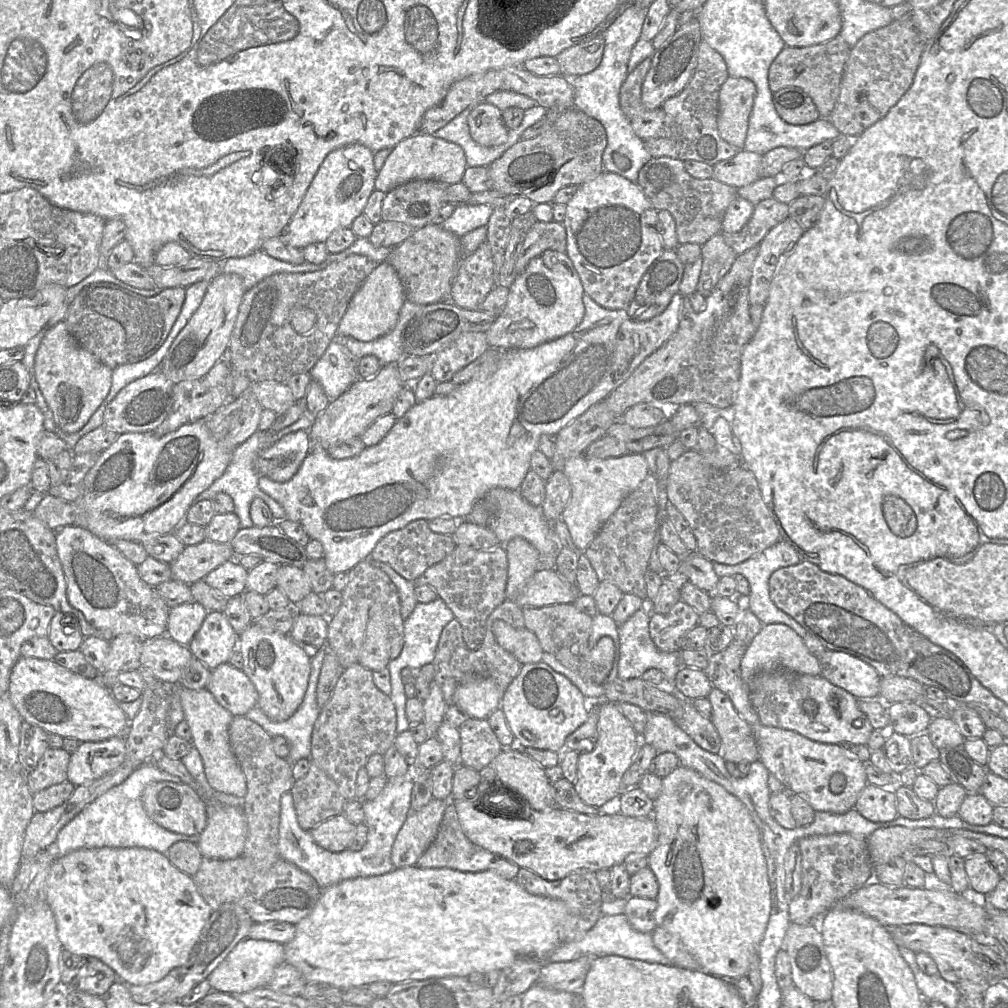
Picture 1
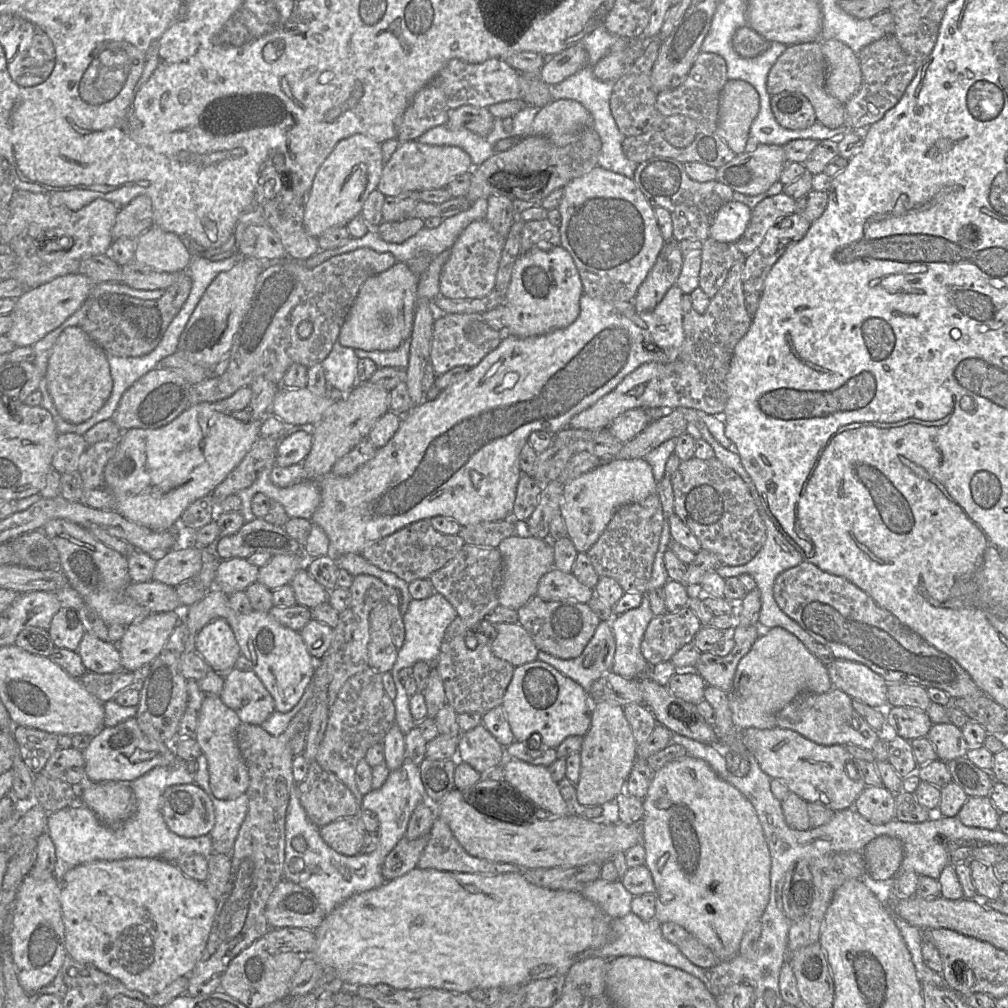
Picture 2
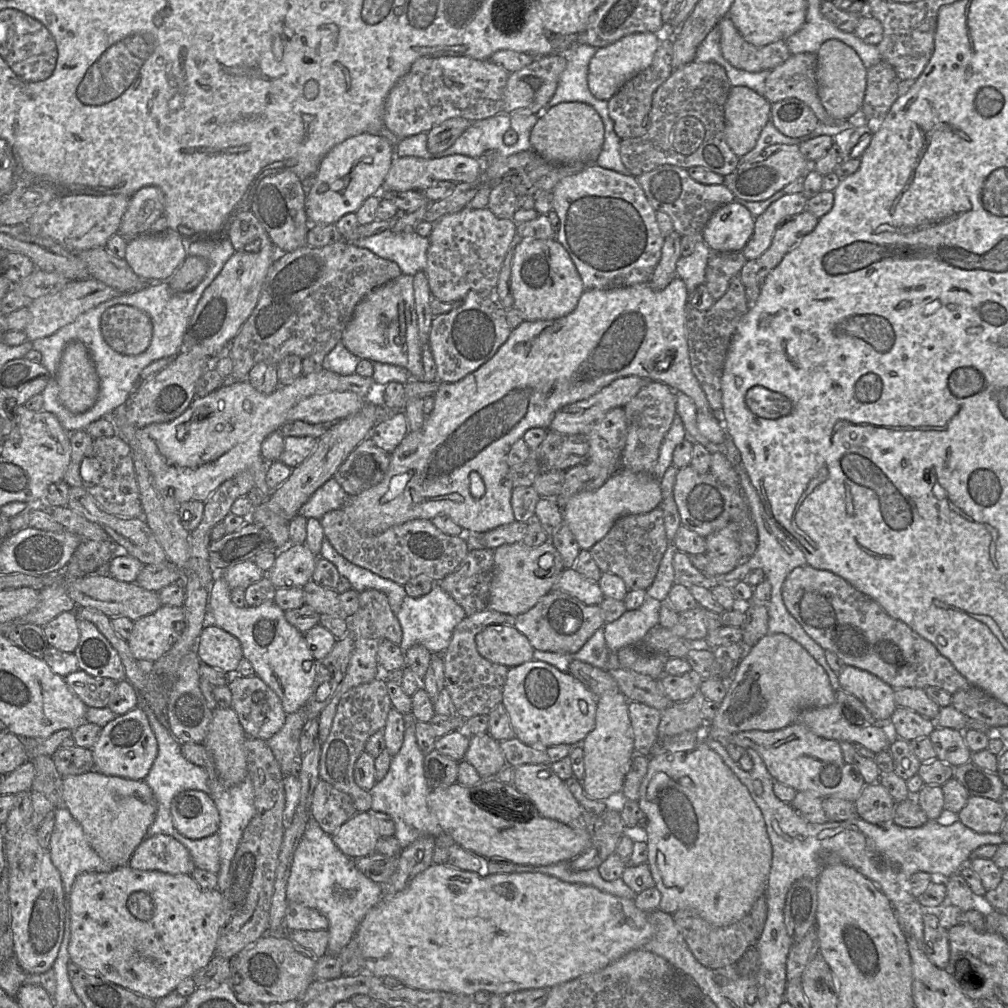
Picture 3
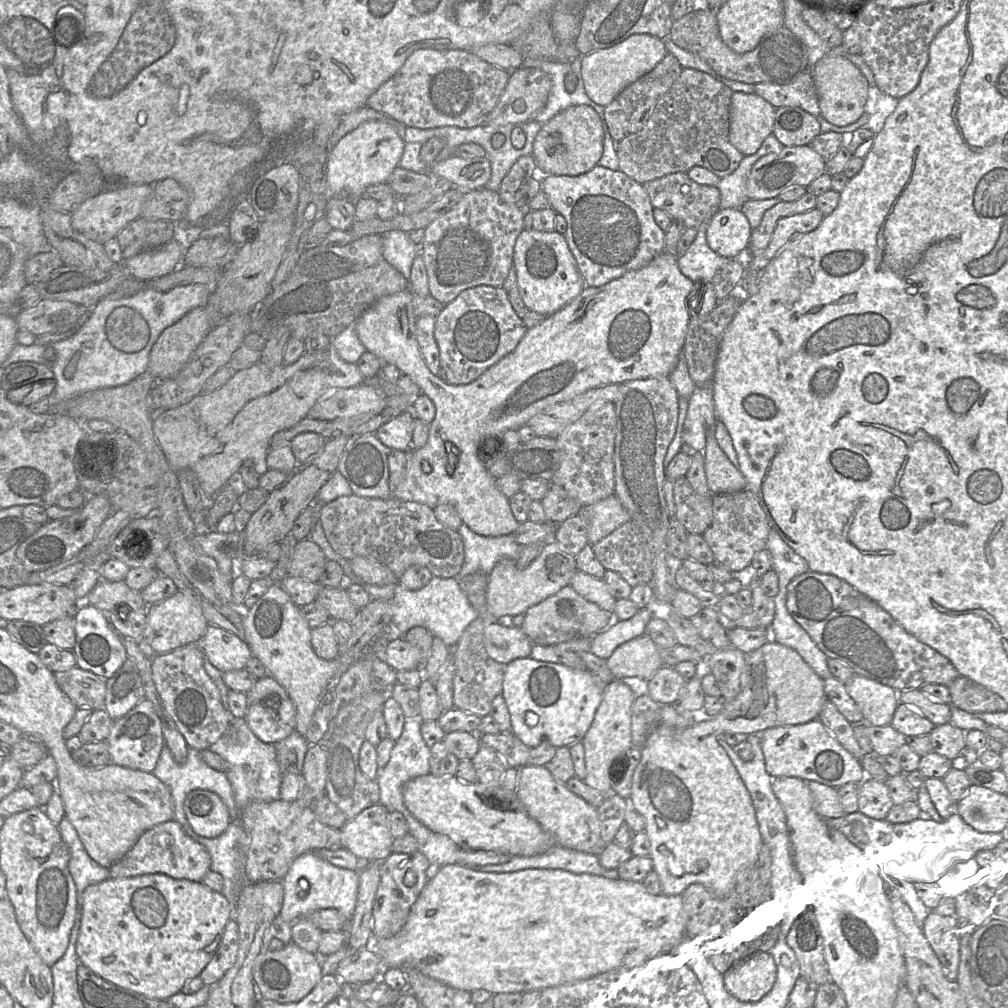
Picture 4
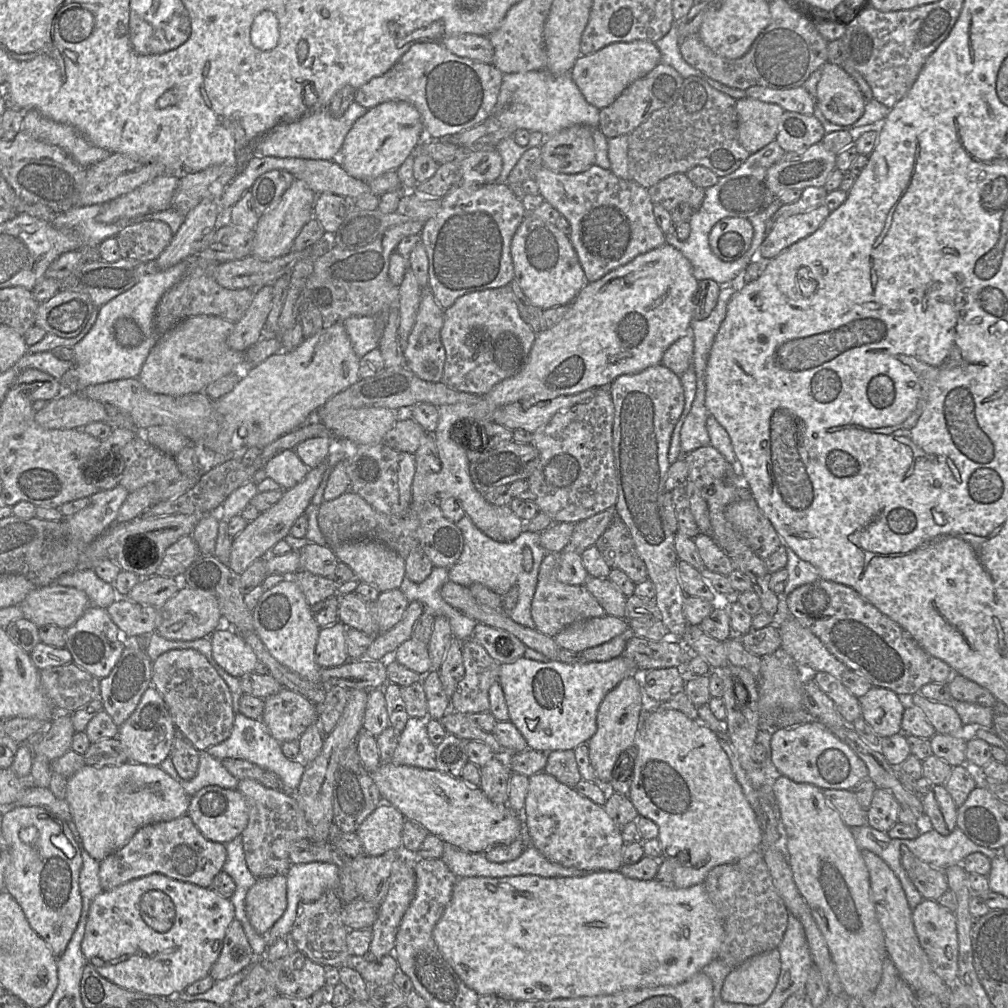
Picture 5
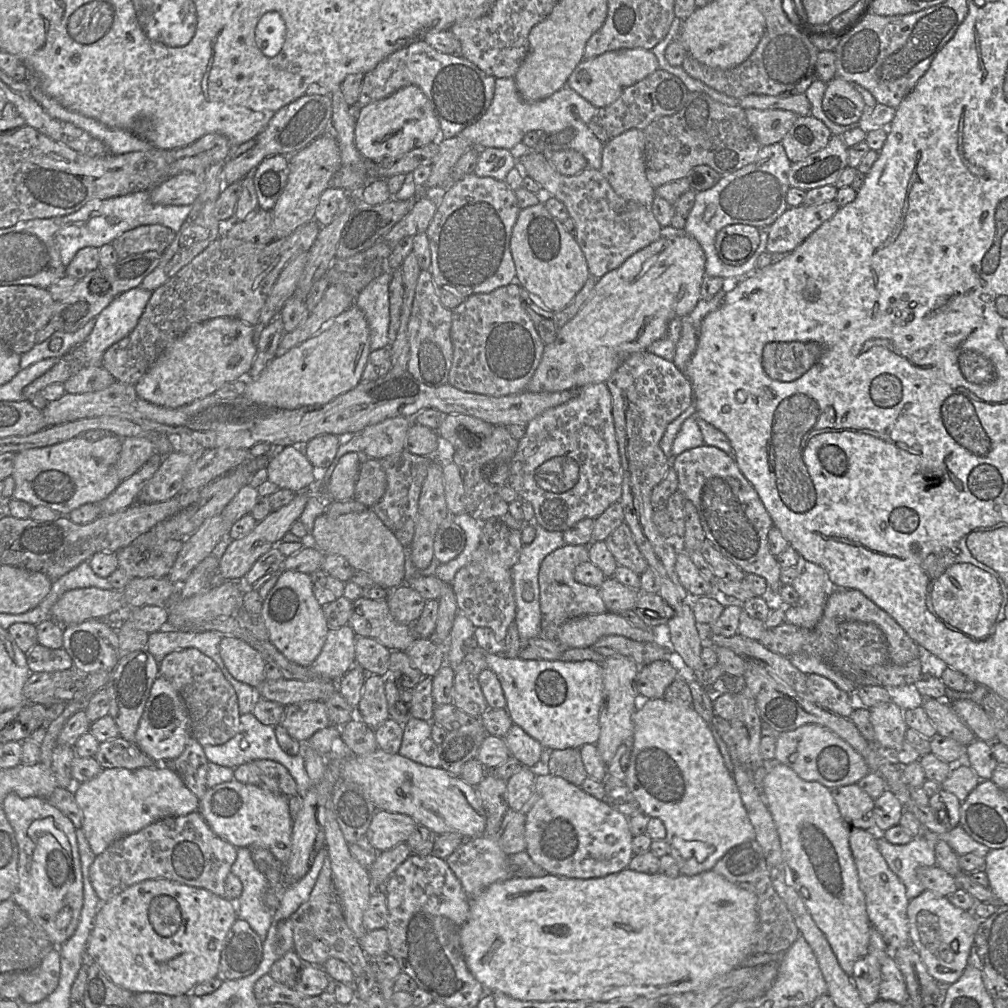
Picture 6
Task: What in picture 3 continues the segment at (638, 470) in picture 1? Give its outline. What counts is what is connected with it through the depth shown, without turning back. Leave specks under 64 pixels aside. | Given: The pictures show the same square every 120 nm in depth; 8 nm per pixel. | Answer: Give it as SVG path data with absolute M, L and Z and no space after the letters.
M620 469L597 490L573 495L562 509L563 523L573 533L580 549L590 550L610 531L616 520L654 510L662 502L660 481L654 475Z

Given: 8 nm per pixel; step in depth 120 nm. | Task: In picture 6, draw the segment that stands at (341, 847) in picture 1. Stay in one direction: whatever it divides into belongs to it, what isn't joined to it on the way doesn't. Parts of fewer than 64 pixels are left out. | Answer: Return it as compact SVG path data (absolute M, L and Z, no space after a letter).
M377 809L366 836L378 852L386 851L406 843L417 825L408 815Z

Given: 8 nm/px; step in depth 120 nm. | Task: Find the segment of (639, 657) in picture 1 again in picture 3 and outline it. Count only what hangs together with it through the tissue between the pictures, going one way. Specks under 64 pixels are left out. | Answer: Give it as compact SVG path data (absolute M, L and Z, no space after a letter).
M646 596L643 604L635 610L627 610L620 618L603 626L608 648L606 669L620 668L617 652L628 646L641 646L646 633L659 625L661 602Z

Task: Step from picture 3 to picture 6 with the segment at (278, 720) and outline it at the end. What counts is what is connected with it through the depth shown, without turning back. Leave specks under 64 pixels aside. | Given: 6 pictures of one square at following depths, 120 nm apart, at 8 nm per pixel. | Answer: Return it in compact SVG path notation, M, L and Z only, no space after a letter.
M308 701L285 706L280 723L289 735L299 742L306 742L317 731L331 725L323 701Z

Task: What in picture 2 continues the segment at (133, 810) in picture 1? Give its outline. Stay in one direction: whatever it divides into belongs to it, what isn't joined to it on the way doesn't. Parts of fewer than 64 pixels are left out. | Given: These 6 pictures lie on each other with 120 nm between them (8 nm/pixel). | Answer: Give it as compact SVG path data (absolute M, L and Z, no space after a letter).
M176 756L172 765L155 767L131 782L130 787L135 797L135 809L126 820L116 826L103 824L91 809L80 803L50 813L48 815L47 832L55 847L56 862L54 876L58 882L61 883L63 881L64 875L70 869L93 861L114 861L127 858L158 858L174 863L177 858L186 854L199 854L208 858L213 853L213 842L209 834L195 838L178 836L169 830L161 813L161 798L164 791L170 786L194 783L196 772L196 762L186 762Z

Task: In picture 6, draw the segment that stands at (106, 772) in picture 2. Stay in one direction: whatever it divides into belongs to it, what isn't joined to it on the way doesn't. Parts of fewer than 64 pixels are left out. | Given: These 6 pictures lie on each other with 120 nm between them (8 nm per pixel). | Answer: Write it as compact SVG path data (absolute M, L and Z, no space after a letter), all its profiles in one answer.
M158 676L151 687L134 743L153 761L162 764L166 760L175 761L190 739L189 715L183 700L165 678Z

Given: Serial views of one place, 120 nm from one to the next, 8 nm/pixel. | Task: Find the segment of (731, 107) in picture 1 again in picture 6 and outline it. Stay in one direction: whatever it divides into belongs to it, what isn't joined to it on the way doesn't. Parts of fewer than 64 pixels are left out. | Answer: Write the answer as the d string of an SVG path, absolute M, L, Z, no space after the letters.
M744 109L751 130L761 147L781 142L799 115L787 110Z

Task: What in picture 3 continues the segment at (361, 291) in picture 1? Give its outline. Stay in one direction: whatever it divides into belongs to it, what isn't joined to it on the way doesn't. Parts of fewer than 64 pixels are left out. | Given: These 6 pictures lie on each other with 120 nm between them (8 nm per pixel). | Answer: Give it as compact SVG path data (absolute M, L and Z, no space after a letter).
M401 274L368 293L356 305L343 331L341 341L360 359L401 366L408 370L412 379L421 379L424 367L418 335L413 280L414 276Z

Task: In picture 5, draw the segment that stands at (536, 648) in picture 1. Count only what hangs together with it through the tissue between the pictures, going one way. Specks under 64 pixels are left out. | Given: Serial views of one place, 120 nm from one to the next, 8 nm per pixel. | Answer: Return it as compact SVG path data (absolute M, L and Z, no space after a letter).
M478 622L472 638L477 640L487 653L501 664L511 663L524 656L527 646L514 634Z

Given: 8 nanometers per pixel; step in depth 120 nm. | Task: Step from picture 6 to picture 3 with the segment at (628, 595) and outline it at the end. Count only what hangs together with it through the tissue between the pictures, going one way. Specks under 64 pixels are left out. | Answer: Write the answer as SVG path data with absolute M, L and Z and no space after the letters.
M565 568L551 591L569 594L588 605L600 605L604 595L597 581L592 581L576 570Z

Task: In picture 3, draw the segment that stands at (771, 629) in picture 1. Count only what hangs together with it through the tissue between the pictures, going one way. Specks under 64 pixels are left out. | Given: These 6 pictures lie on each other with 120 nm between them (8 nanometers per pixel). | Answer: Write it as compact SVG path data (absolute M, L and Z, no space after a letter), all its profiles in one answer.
M767 634L753 647L746 649L731 678L727 693L714 719L707 723L710 729L727 733L750 730L773 731L797 722L801 711L807 708L826 707L835 702L835 691L824 668L798 642L786 634Z

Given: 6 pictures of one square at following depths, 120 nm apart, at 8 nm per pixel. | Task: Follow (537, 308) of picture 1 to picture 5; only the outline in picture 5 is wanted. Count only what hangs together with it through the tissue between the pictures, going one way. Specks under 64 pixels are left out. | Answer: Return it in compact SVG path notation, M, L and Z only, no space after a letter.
M526 213L511 241L514 279L530 302L548 309L570 305L587 280L569 236L554 224L546 223Z

